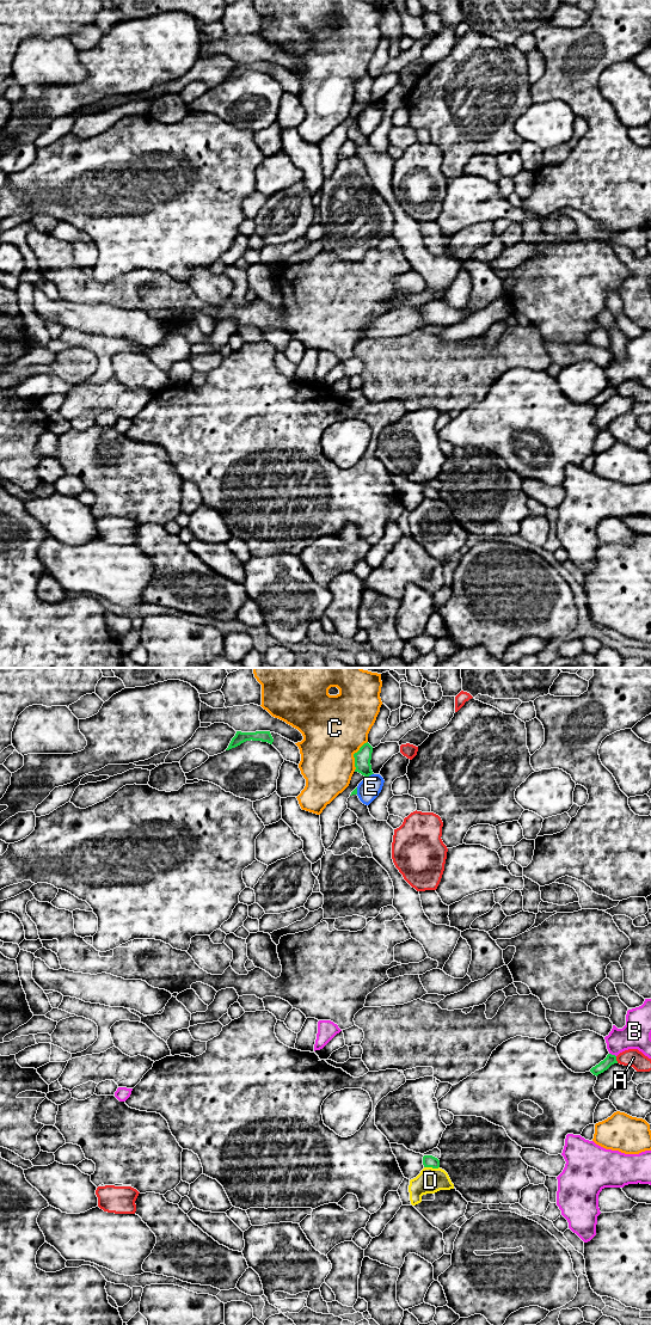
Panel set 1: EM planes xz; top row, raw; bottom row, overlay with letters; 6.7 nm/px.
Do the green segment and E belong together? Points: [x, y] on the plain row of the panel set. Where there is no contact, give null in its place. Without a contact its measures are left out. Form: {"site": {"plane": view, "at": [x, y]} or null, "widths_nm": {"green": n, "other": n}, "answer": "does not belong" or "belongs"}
{"site": {"plane": "xz", "at": [369, 105]}, "widths_nm": {"green": 110, "other": 150}, "answer": "does not belong"}

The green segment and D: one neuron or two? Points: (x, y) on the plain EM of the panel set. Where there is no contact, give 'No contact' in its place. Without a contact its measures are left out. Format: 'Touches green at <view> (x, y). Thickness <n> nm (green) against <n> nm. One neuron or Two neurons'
Touches green at xz (431, 497). Thickness 80 nm (green) against 170 nm. Two neurons

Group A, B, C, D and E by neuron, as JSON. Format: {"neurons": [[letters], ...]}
{"neurons": [["A"], ["B"], ["C"], ["D"], ["E"]]}

